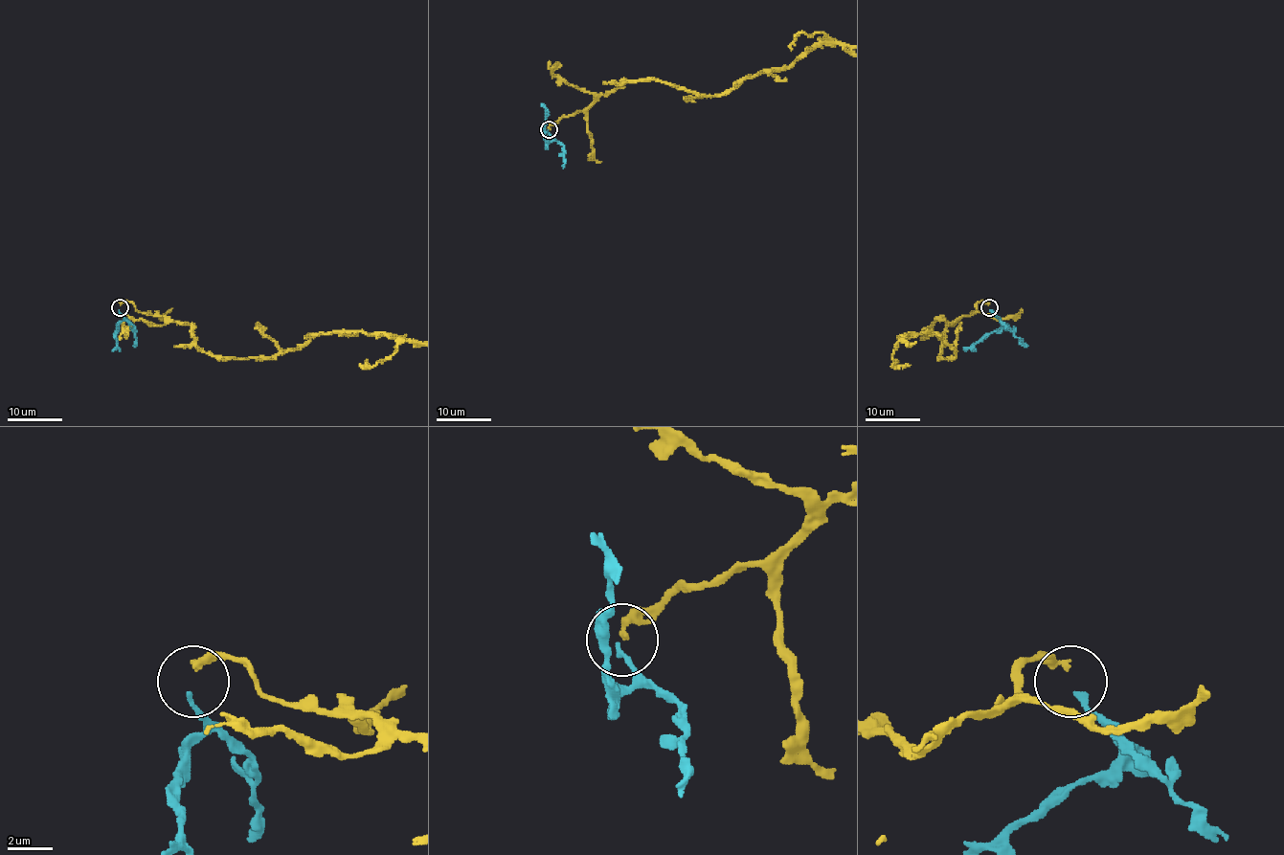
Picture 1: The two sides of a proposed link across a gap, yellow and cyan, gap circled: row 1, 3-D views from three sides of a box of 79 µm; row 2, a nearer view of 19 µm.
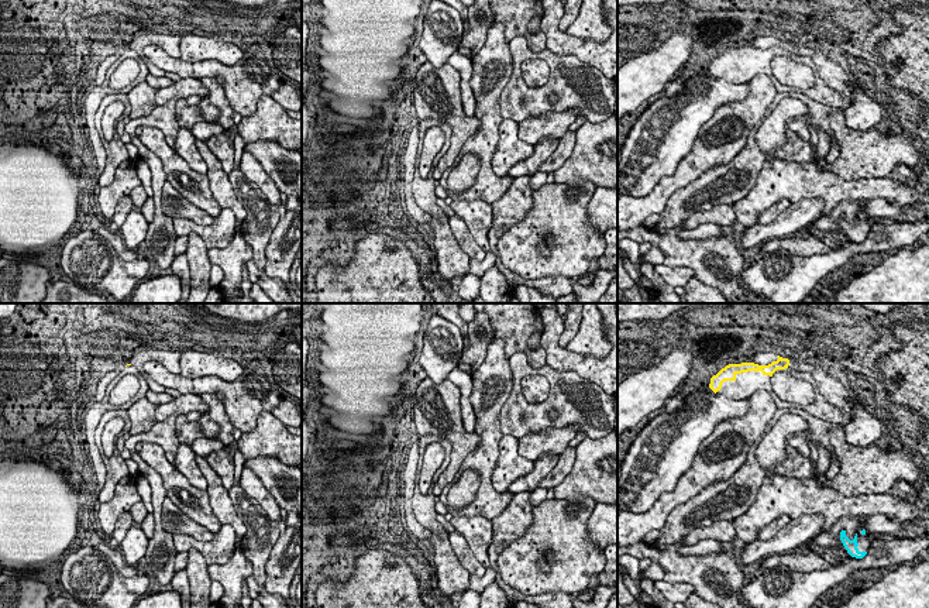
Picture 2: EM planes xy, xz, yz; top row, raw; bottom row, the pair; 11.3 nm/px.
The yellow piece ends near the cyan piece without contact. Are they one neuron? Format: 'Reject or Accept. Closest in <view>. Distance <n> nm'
Accept. Closest in yz. Distance 1950 nm

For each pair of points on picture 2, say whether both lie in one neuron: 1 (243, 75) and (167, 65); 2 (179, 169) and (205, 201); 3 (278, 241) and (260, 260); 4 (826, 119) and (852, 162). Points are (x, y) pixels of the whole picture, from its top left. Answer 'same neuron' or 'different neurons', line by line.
1: same neuron
2: same neuron
3: different neurons
4: same neuron

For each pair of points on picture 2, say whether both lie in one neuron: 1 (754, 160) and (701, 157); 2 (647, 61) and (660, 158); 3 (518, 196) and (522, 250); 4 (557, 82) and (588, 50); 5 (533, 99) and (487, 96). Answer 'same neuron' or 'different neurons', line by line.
1: different neurons
2: different neurons
3: different neurons
4: different neurons
5: different neurons

